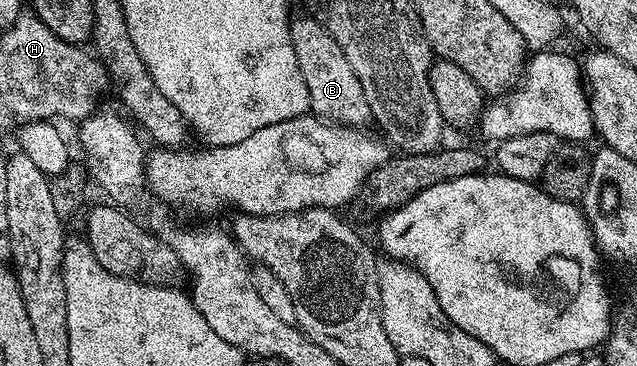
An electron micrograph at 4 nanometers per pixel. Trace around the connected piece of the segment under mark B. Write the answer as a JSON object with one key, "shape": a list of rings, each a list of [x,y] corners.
{"shape":[[[293,16],[290,39],[294,43],[302,79],[306,83],[309,110],[321,121],[333,125],[367,126],[372,121],[372,112],[366,103],[362,83],[358,83],[358,75],[354,75],[354,67],[350,67],[346,55],[342,55],[342,47],[338,47],[338,39],[334,39],[334,35],[330,35],[330,31],[322,27],[316,16],[307,16]]]}

